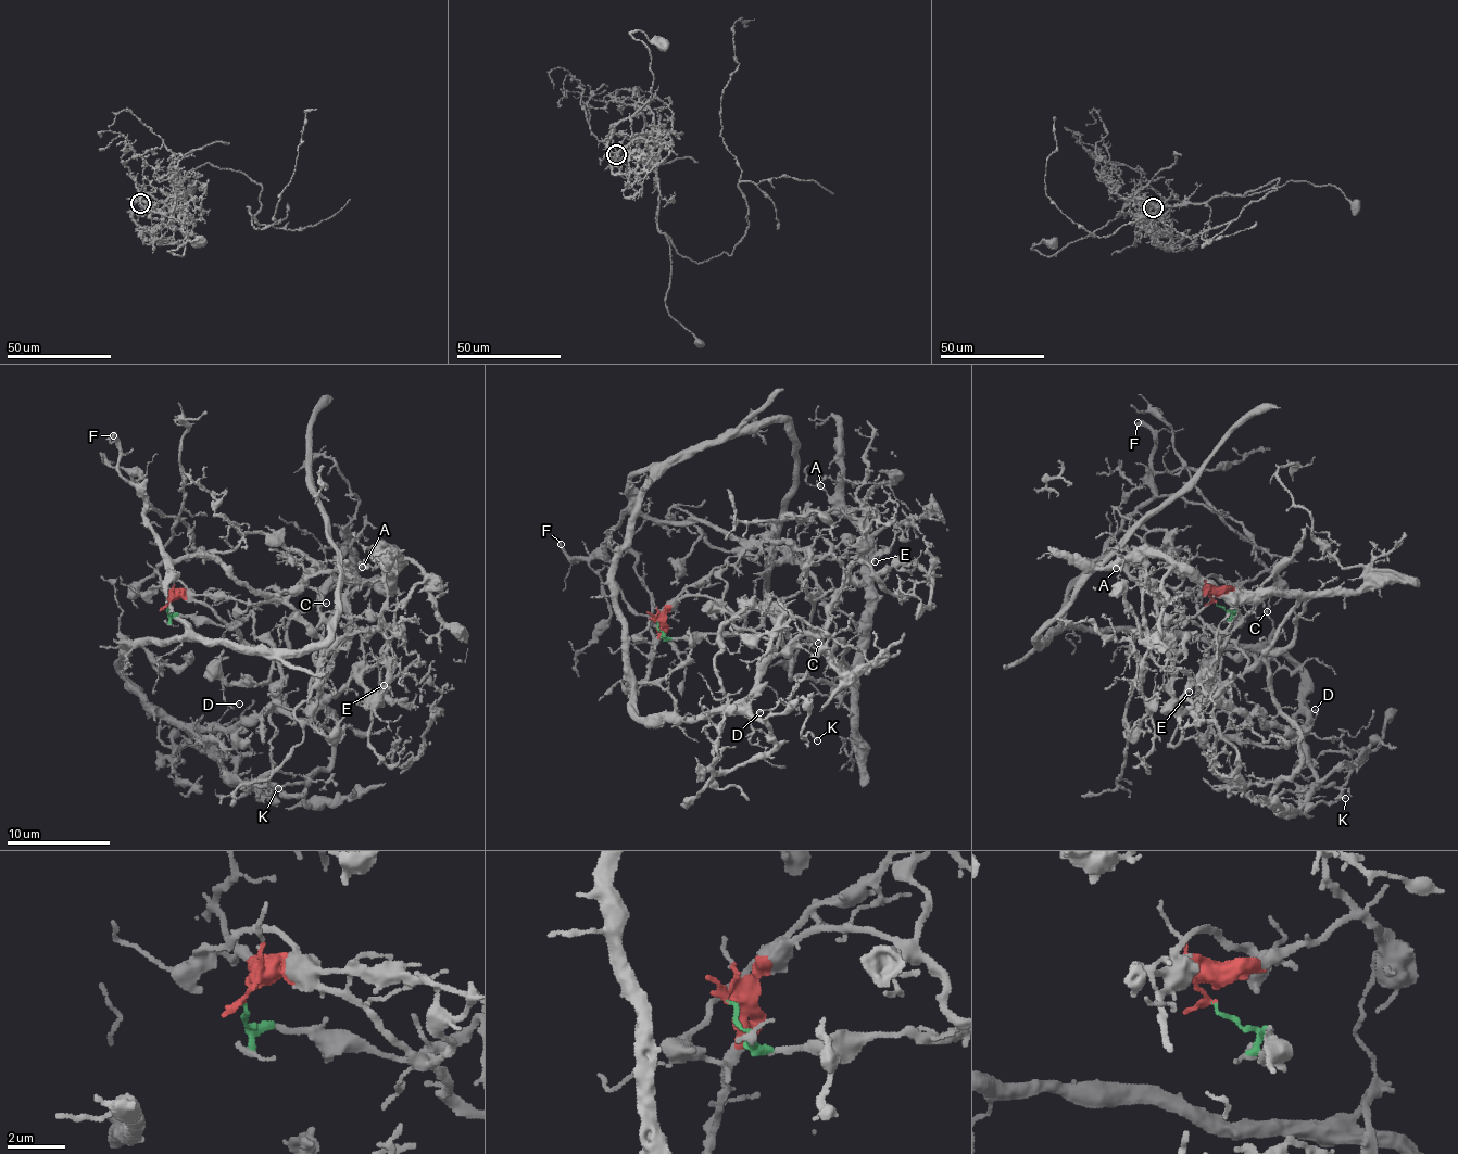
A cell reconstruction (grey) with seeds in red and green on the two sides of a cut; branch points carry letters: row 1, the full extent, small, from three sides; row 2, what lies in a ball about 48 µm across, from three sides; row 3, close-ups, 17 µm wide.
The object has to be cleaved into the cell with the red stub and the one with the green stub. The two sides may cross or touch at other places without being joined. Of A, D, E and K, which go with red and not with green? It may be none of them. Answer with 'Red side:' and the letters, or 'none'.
Red side: A

